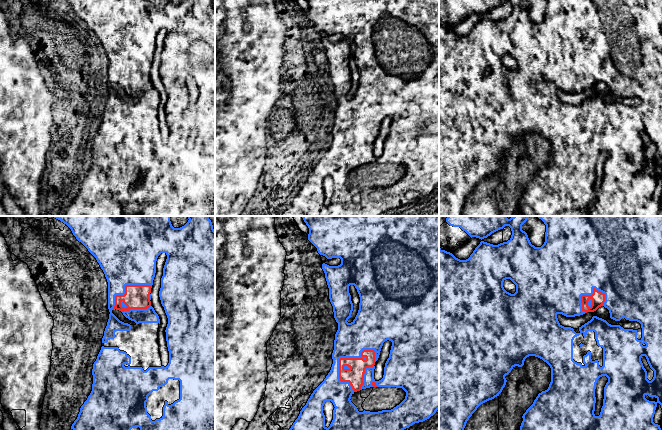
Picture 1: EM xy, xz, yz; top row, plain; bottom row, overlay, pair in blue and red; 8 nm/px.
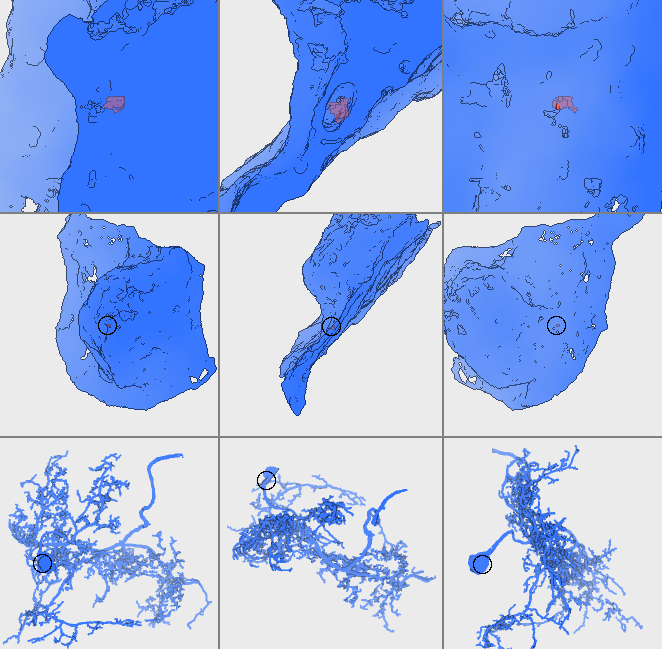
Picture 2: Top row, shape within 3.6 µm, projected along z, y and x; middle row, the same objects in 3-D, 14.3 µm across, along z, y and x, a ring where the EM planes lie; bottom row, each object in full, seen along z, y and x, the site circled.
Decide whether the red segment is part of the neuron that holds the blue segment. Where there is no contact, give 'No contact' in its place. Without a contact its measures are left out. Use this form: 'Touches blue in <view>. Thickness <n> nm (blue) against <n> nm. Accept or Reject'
Touches blue in xz. Thickness 260 nm (blue) against 140 nm. Accept

